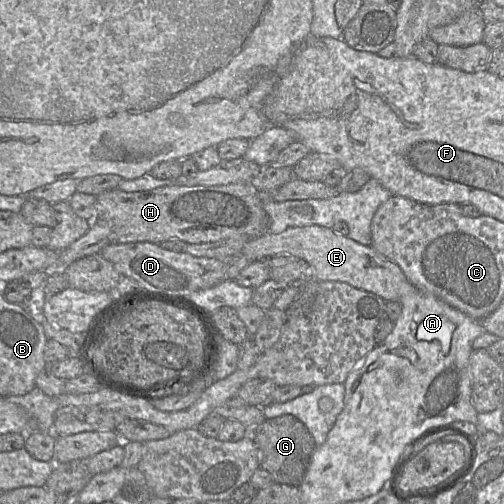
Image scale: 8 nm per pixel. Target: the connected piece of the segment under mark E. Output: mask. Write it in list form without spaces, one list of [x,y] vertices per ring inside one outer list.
[[[311,225],[292,227],[279,234],[264,233],[248,239],[241,254],[250,261],[267,260],[278,255],[292,255],[309,264],[316,281],[347,283],[357,289],[371,292],[385,301],[396,301],[413,293],[416,287],[403,274],[400,267],[368,245],[335,233],[332,228]]]

